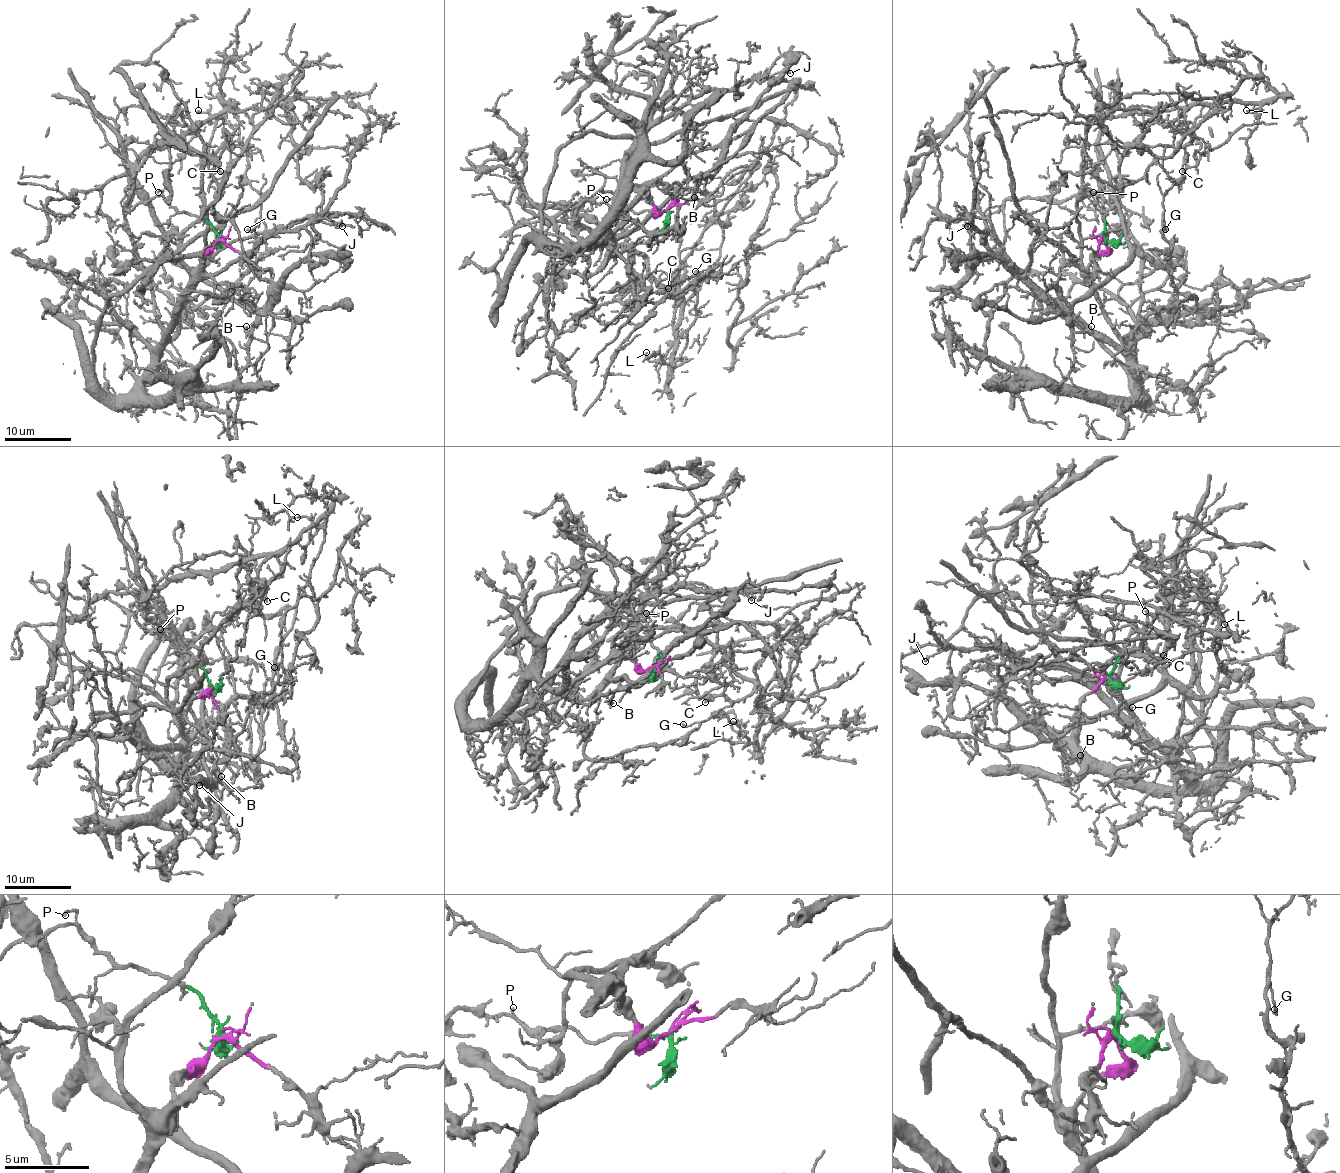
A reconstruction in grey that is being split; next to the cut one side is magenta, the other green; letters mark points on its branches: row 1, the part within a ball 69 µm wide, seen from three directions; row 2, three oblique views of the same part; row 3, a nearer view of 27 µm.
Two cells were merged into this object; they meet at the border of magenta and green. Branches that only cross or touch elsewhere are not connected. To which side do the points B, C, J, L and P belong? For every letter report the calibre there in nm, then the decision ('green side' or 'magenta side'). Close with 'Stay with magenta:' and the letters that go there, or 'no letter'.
B: calibre 400 nm; magenta side
C: calibre 110 nm; green side
J: calibre 120 nm; magenta side
L: calibre 170 nm; green side
P: calibre 100 nm; green side
Stay with magenta: B, J

